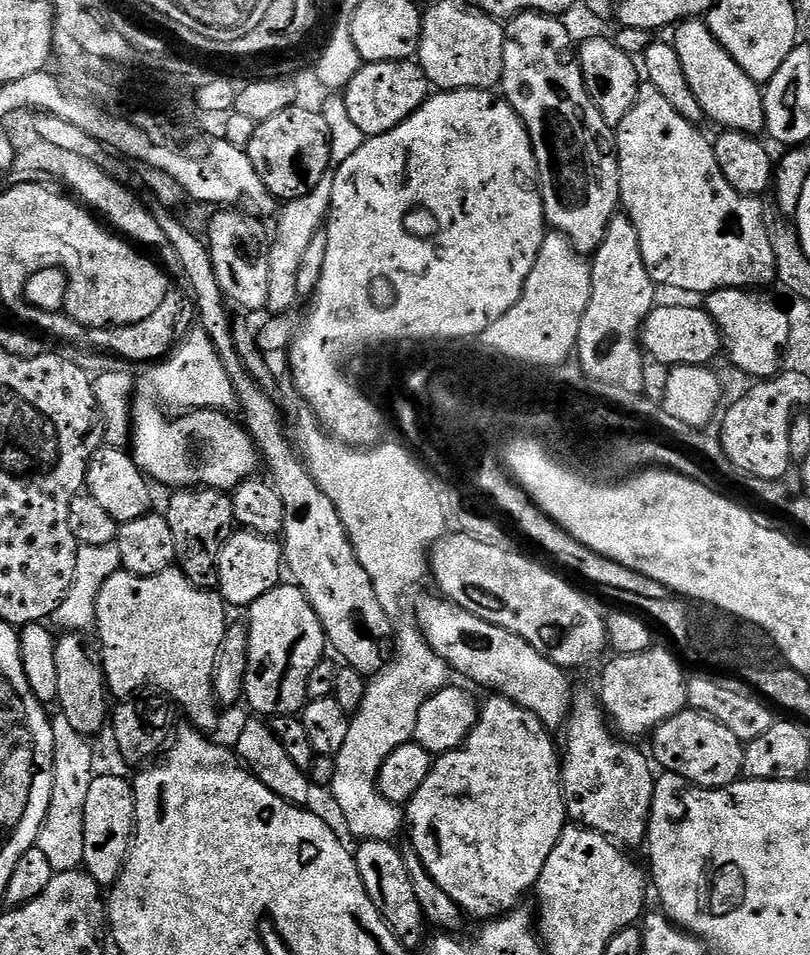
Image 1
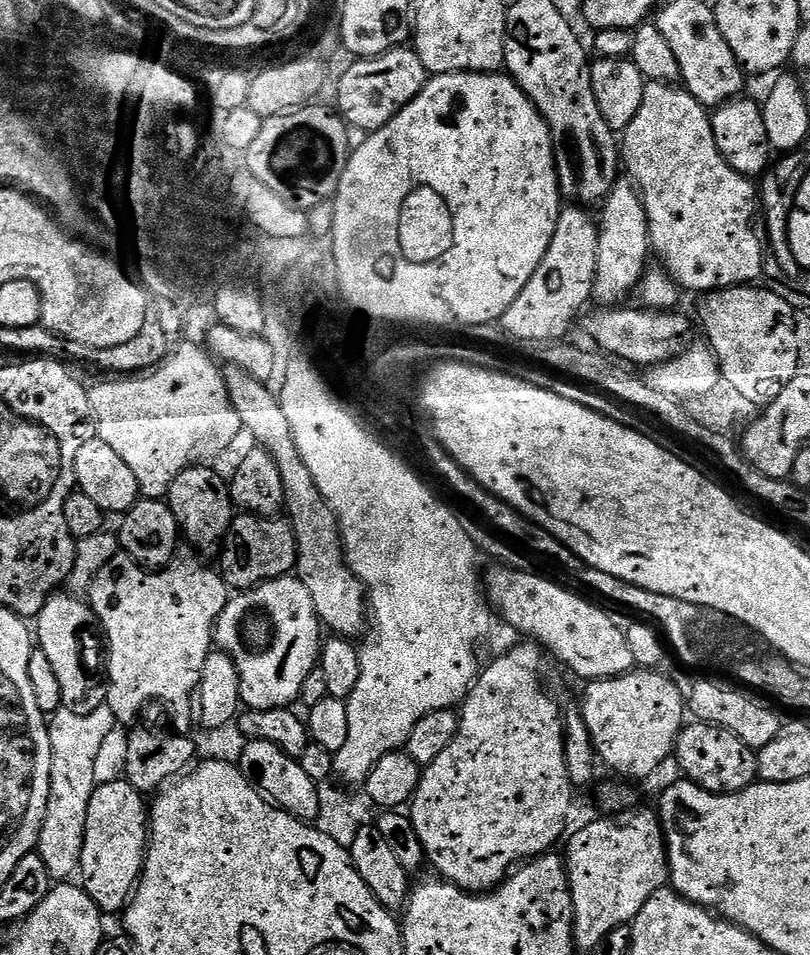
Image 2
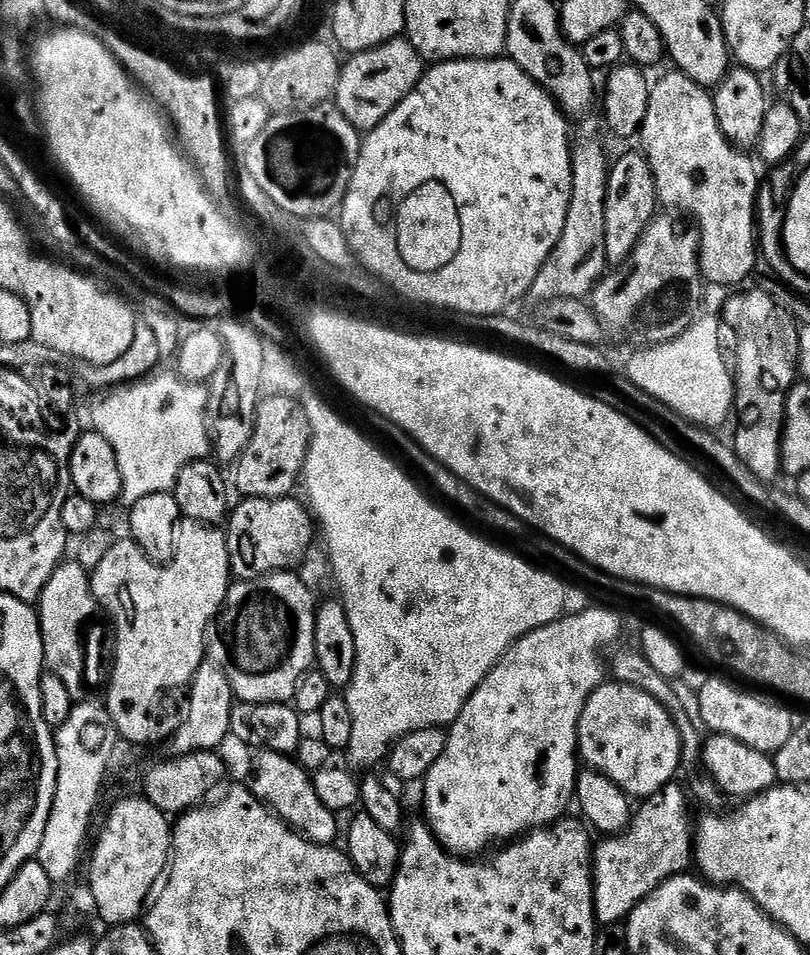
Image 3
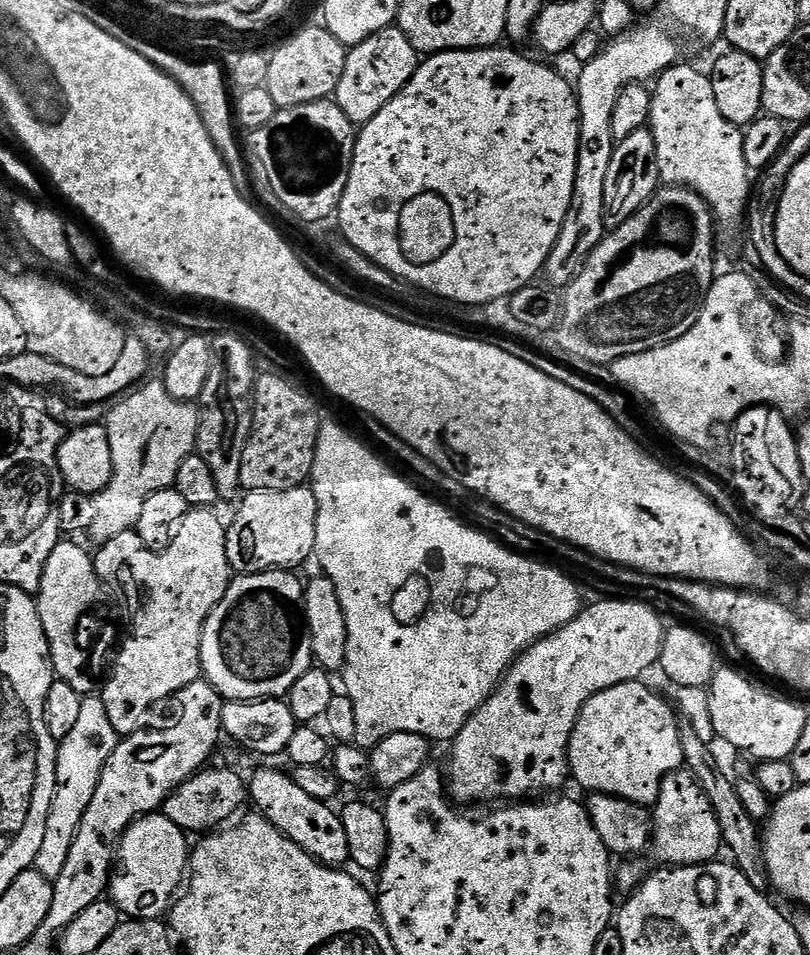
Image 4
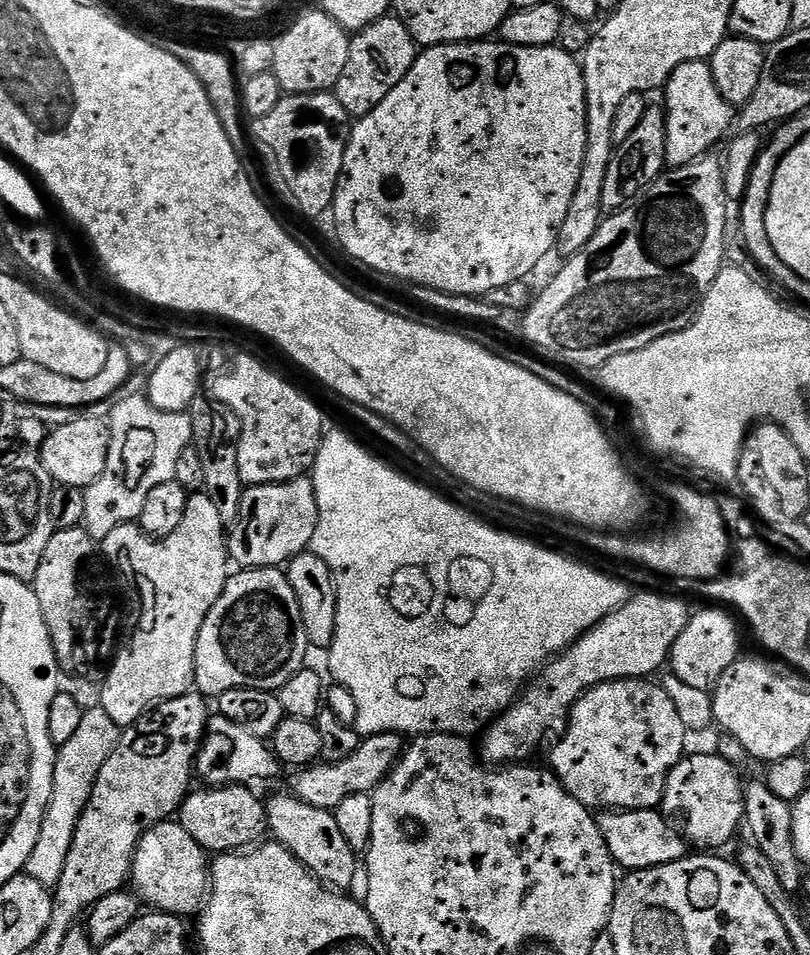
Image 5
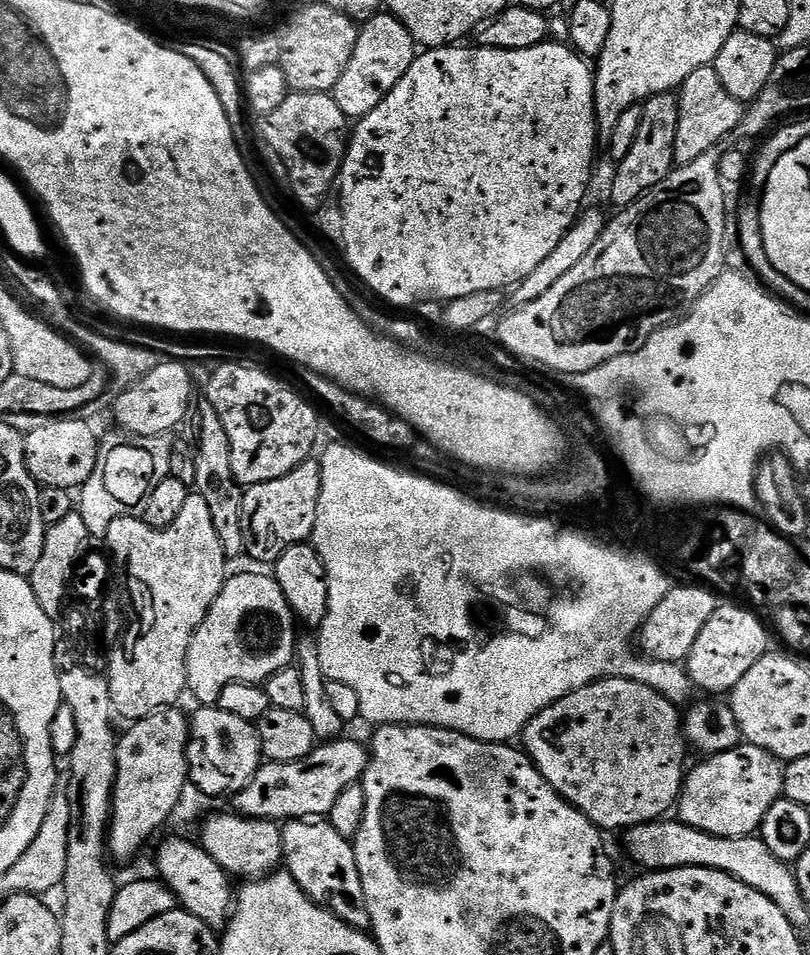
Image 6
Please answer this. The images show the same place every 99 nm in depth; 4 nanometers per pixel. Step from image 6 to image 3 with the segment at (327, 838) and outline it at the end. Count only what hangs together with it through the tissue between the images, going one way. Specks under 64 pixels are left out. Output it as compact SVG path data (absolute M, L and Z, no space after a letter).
M257 751L253 756L256 757L252 760L252 777L246 781L248 791L304 839L311 840L313 844L335 845L337 813L322 804L309 772L292 756L284 756L280 752Z

